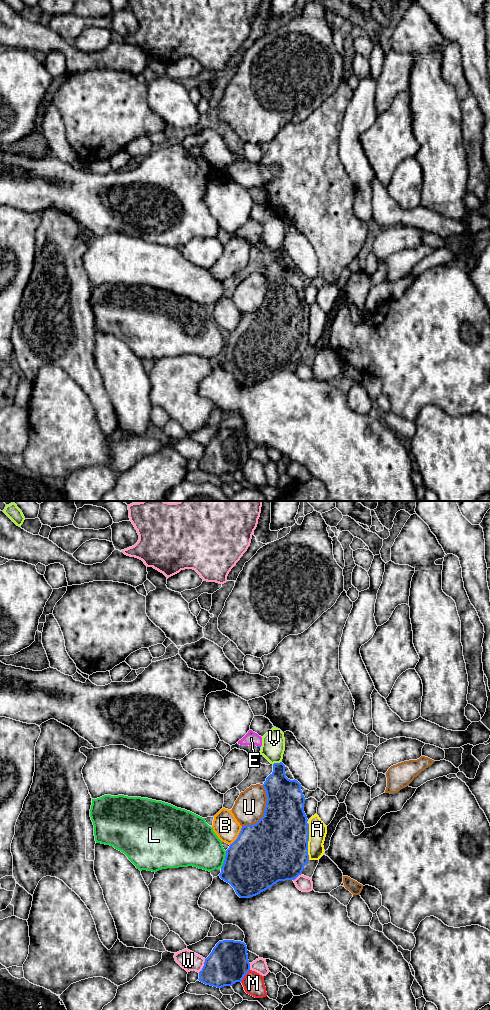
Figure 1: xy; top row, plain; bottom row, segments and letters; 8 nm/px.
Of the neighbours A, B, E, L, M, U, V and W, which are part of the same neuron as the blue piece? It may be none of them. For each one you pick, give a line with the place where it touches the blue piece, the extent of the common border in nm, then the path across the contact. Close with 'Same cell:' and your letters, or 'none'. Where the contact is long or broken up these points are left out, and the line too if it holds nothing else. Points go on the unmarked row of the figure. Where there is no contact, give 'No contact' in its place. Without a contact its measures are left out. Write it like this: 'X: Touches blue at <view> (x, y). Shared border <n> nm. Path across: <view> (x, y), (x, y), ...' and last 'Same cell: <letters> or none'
E: Touches blue at xy (259, 234). Shared border 30 nm. Path across: xy (257, 234), (259, 234), (251, 226)
Same cell: E

